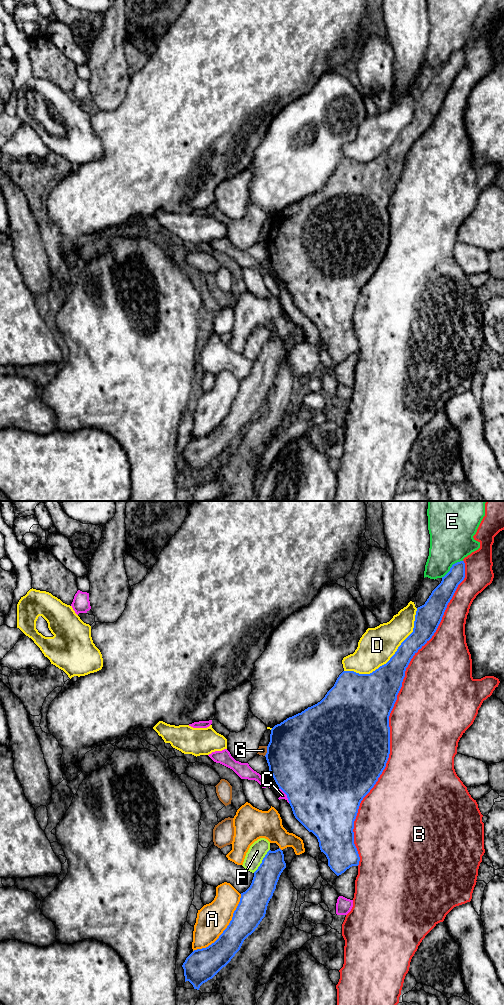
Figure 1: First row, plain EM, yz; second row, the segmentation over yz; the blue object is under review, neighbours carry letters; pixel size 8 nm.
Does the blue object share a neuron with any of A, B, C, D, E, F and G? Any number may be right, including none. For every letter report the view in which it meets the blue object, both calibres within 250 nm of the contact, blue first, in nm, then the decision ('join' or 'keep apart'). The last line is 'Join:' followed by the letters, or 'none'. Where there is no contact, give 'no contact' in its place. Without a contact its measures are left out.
A: contact in yz; calibres 220 and 260 nm; keep apart
B: contact in yz; calibres 500 and 480 nm; keep apart
C: contact in yz; calibres 500 and 50 nm; keep apart
D: contact in yz; calibres 280 and 300 nm; keep apart
E: contact in yz; calibres 160 and 360 nm; keep apart
F: contact in yz; calibres 200 and 140 nm; keep apart
G: contact in yz; calibres 500 and 80 nm; keep apart
Join: none

